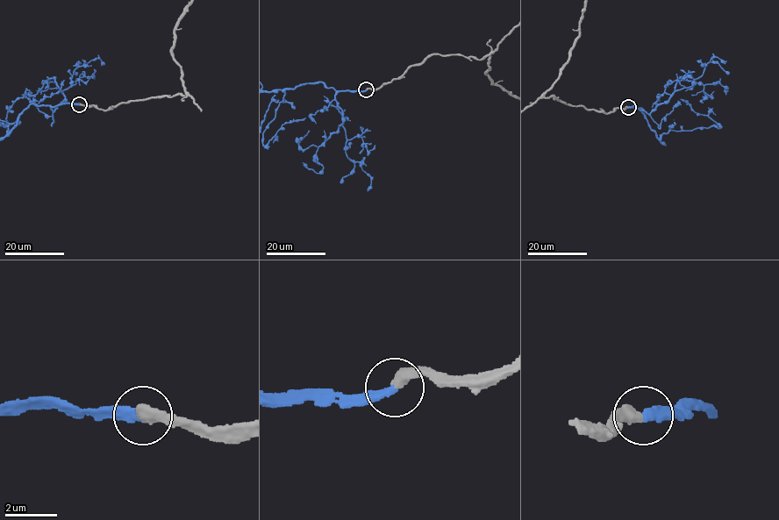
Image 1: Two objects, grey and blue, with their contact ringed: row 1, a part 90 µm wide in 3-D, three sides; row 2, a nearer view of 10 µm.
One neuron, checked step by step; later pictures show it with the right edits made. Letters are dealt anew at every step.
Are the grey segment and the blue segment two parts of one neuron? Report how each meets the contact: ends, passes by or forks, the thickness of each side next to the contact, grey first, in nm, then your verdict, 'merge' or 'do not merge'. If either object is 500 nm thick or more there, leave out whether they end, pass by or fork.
grey ends there; blue ends there; 480 nm thick on the grey side, 320 nm on the other; merge

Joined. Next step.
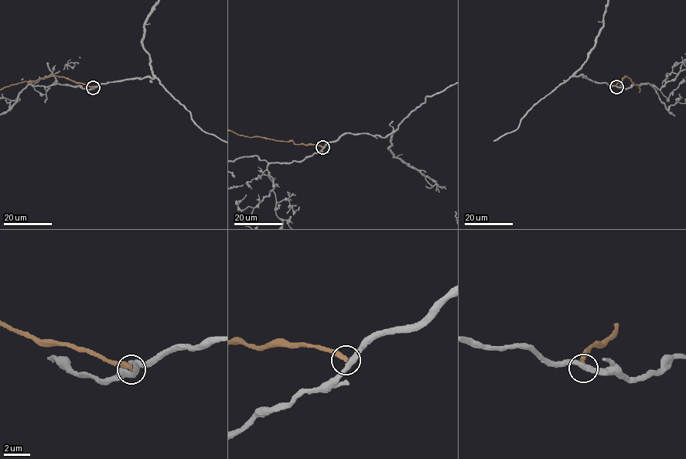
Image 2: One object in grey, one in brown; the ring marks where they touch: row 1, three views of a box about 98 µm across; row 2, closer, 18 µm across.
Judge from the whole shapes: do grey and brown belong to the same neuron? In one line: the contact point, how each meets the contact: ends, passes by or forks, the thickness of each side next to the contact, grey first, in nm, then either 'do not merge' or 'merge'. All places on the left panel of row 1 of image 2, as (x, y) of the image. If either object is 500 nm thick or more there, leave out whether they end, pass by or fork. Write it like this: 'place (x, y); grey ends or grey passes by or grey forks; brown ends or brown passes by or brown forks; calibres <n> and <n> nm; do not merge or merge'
place (93, 87); grey passes by; brown ends; calibres 400 and 340 nm; do not merge

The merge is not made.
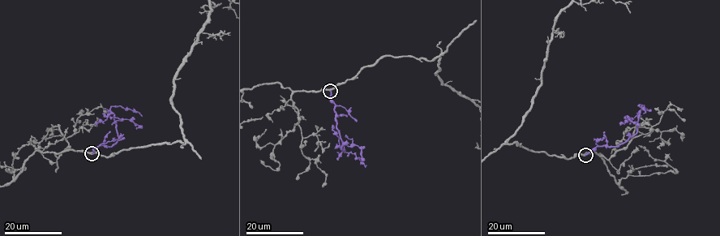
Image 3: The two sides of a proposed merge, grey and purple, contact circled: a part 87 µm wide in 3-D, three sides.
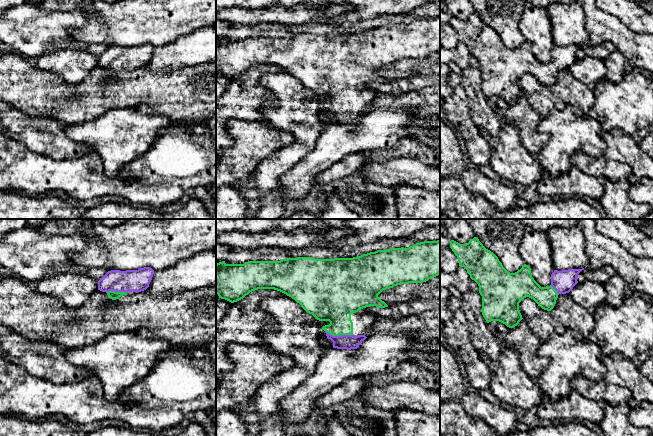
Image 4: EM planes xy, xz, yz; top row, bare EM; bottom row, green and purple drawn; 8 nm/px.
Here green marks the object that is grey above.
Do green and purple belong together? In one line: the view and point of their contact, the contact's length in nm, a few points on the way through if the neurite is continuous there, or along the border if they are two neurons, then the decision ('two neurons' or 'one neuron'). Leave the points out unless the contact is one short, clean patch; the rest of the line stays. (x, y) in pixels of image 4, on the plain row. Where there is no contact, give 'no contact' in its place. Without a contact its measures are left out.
contact xz (338, 111); length 220 nm; way xz (335, 80), (338, 88), (338, 111), (348, 118); one neuron

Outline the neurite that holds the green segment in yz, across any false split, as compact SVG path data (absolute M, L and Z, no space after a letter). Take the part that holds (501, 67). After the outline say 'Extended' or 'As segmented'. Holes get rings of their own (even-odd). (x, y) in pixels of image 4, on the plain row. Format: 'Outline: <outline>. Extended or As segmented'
Outline: M477 13L466 20L451 16L450 24L457 32L459 42L464 43L479 62L481 88L486 98L499 97L509 104L514 104L523 95L519 86L522 75L529 73L542 85L551 87L558 71L569 69L578 59L578 50L584 46L554 46L551 61L541 63L532 53L530 42L524 40L517 48L508 48Z. Extended

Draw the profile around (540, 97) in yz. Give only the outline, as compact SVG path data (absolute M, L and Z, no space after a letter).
M569 69L559 70L556 80L551 87L542 85L533 75L529 73L521 76L519 79L519 86L530 106L535 110L541 119L547 117L553 108L563 110L567 105L572 107L572 110L577 116L588 116L588 113L595 102L593 88L577 80L570 73Z

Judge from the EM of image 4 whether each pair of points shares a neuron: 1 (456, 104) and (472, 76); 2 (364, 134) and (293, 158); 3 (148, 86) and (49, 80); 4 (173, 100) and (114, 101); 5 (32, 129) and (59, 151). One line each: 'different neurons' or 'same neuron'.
1: different neurons
2: different neurons
3: same neuron
4: same neuron
5: same neuron

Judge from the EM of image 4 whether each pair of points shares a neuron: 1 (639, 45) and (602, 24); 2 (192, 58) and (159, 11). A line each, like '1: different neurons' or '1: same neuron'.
1: same neuron
2: different neurons

